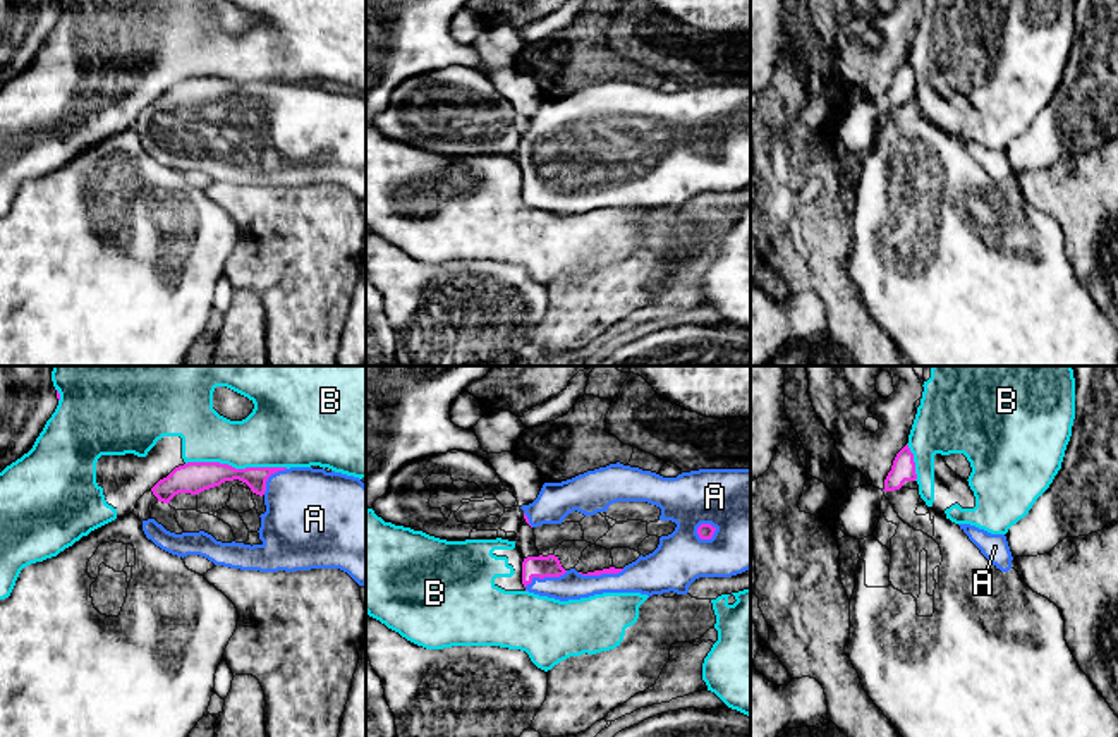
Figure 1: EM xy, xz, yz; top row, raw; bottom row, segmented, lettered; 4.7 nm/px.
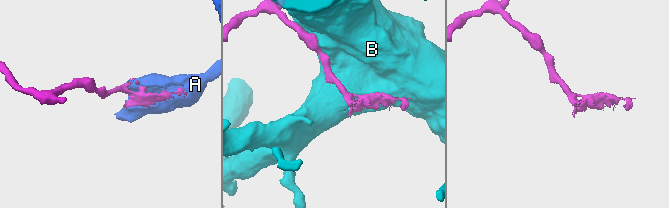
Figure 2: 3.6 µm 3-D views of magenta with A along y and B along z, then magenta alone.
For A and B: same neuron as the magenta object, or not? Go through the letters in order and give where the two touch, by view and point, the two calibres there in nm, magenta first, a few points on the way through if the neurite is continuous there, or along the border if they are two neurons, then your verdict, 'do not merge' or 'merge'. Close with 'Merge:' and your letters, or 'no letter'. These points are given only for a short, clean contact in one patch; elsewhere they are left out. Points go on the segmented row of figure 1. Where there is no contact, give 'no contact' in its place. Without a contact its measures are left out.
A: meets magenta in xz at (704, 524); 70 nm thick on the magenta side, 360 nm on the other; merge
B: meets magenta in xy at (237, 469); 150 nm thick on the magenta side, 320 nm on the other; do not merge
Merge: A

